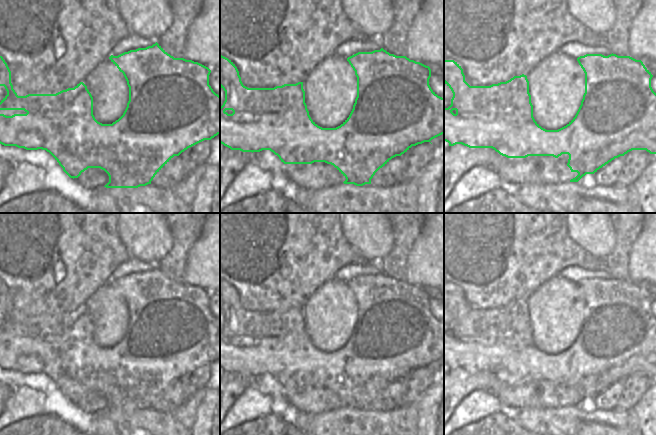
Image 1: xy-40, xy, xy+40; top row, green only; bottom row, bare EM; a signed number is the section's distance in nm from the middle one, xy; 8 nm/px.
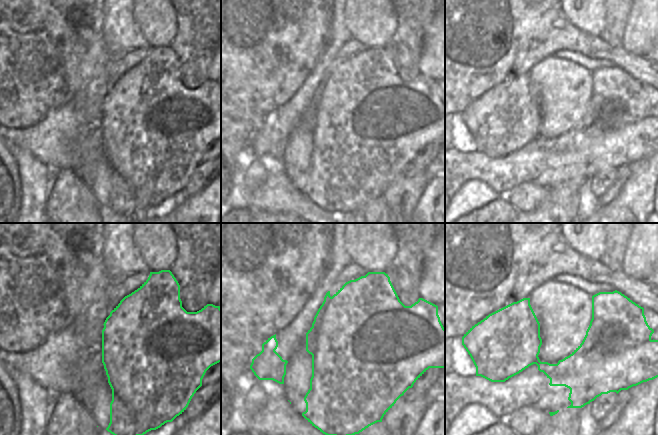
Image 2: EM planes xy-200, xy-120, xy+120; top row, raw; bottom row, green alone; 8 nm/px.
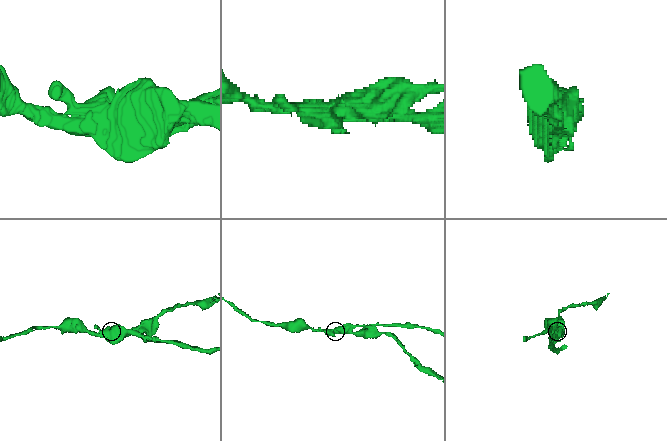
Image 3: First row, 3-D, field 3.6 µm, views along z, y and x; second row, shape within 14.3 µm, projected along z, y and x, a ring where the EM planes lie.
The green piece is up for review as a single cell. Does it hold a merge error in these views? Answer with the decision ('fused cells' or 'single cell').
fused cells

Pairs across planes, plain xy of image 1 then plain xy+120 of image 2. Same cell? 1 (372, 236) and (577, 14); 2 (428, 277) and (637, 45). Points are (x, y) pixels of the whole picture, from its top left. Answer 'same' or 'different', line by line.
1: same
2: same

